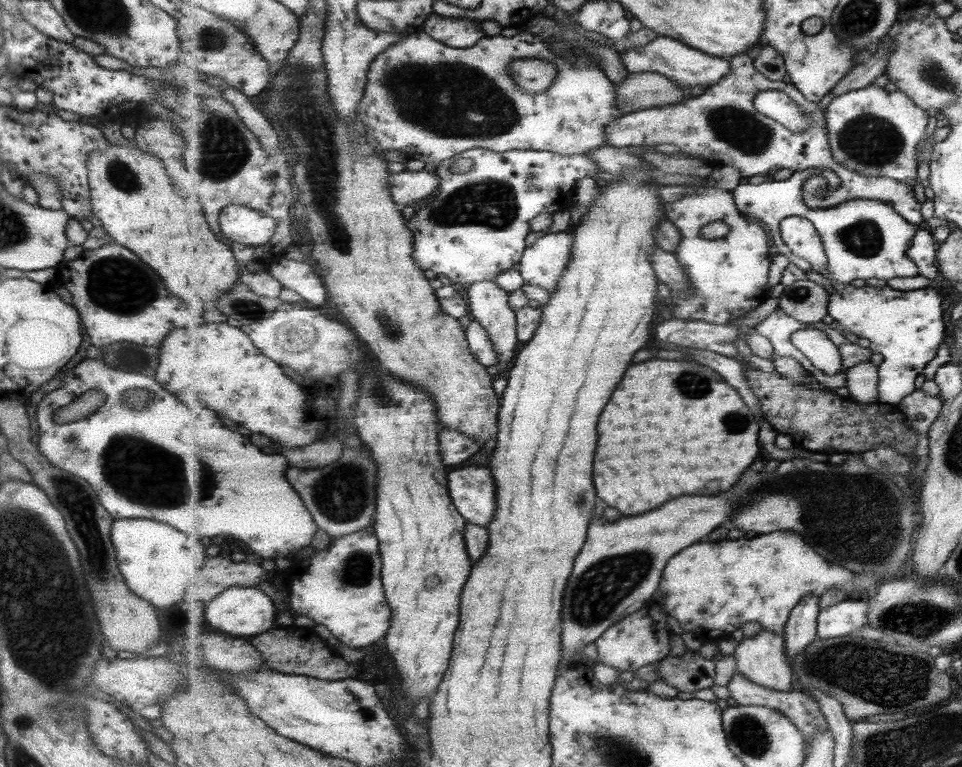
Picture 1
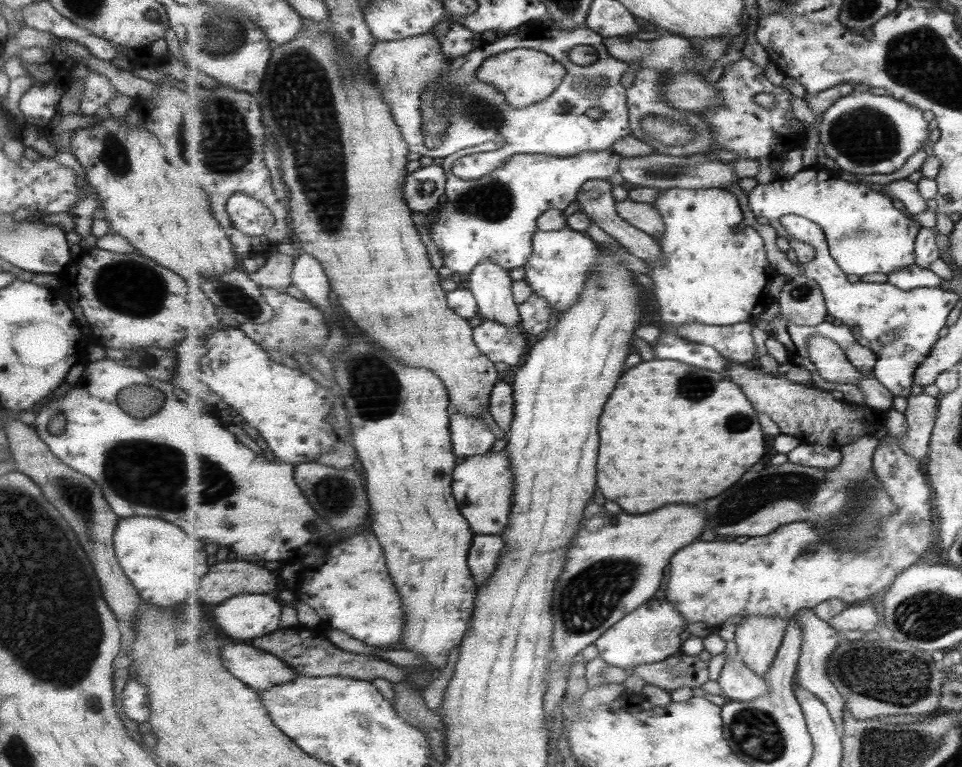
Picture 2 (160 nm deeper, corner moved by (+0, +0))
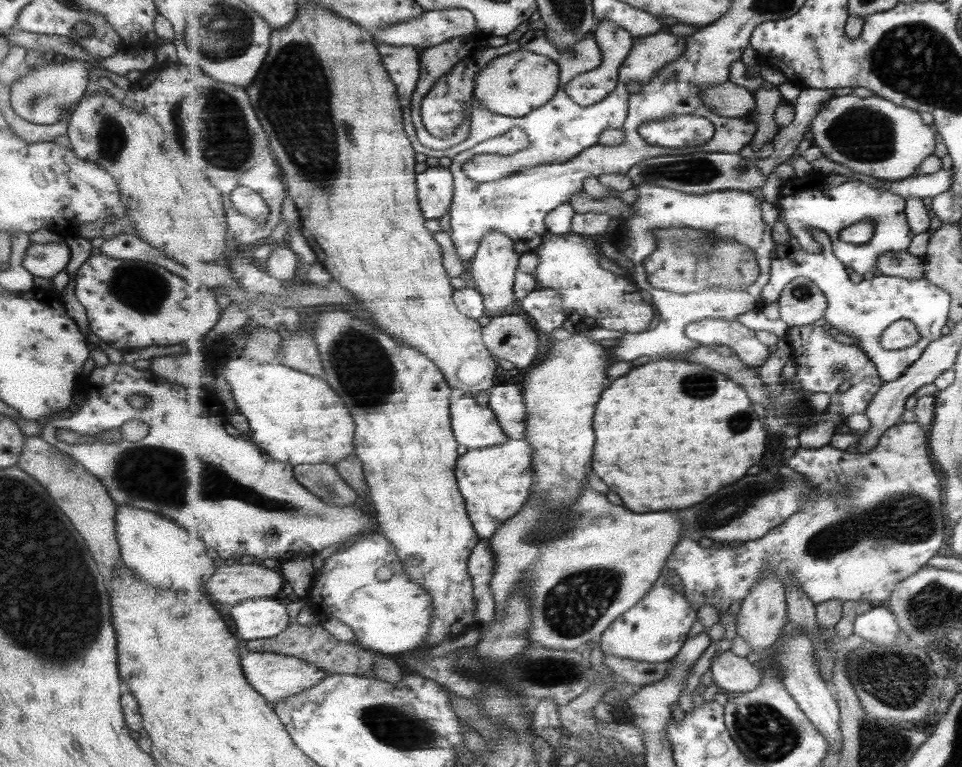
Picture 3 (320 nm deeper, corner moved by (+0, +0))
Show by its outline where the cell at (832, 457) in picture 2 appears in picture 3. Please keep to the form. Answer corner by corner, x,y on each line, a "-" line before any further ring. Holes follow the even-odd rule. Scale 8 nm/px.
917,421
911,423
901,422
885,431
879,444
871,452
866,453
859,453
854,450
846,451
831,444
821,448
803,448
800,446
798,449
795,449
794,455
789,457
786,463
799,474
804,474
812,486
817,486
824,493
811,495
810,498
813,499
805,503
799,512
791,515
785,523
781,523
761,539
737,543
735,550
729,550
733,546
723,546
721,550
717,547
703,548
703,546
699,546
699,542
691,540
691,538
681,538
681,542
675,548
675,552
671,554
671,560
666,564
667,572
676,573
680,577
681,584
683,584
683,596
687,598
687,601
694,603
697,606
697,610
702,606
715,606
720,614
726,613
729,610
729,606
735,601
741,600
743,602
751,594
753,586
765,576
765,572
777,573
777,578
781,580
785,590
789,588
791,582
797,584
811,598
811,602
815,602
815,605
832,599
843,600
844,602
865,600
874,603
890,600
894,589
909,576
919,573
926,566
925,564
941,550
941,546
945,542
943,540
945,538
945,518
943,518
943,496
941,496
941,494
944,494
943,486
941,486
941,478
935,472
935,466
931,464
929,448
925,444
927,440
925,440
923,429
922,424
919,424
-
846,488
850,488
850,495
848,496
850,505
847,506
843,499
838,499
838,492
844,492

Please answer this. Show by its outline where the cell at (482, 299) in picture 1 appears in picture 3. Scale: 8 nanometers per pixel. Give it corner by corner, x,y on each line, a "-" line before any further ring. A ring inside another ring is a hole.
489,232
479,245
477,254
471,260
471,273
474,286
484,296
487,313
509,314
515,301
519,300
514,288
516,272
520,268
520,254
516,251
514,240
507,238
503,232

